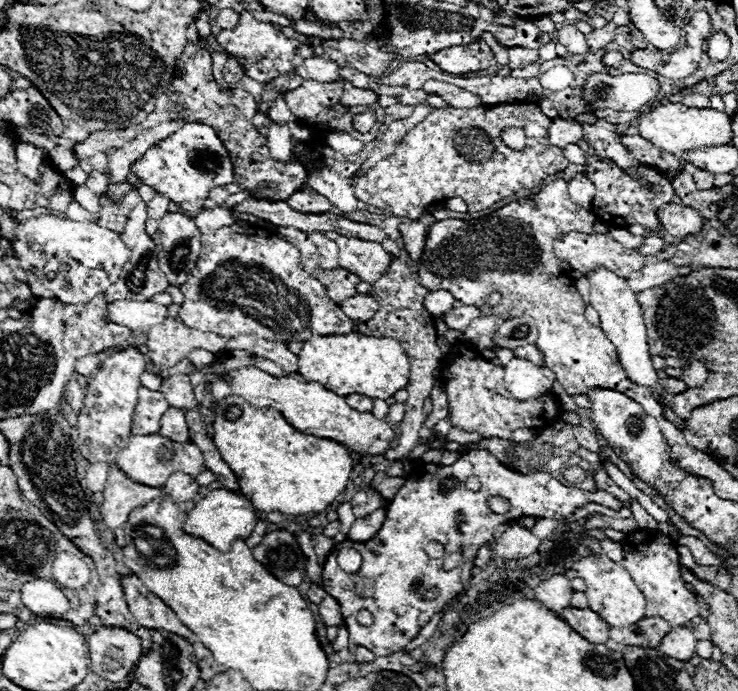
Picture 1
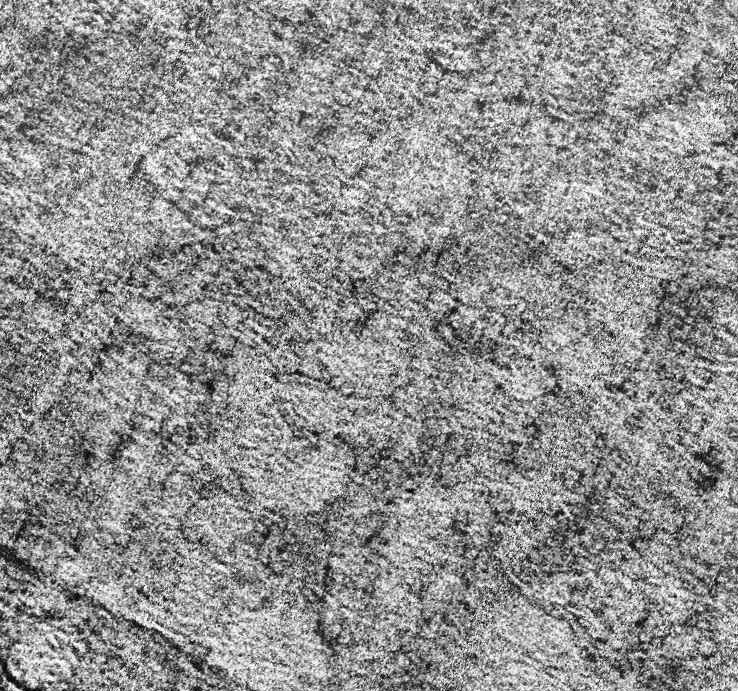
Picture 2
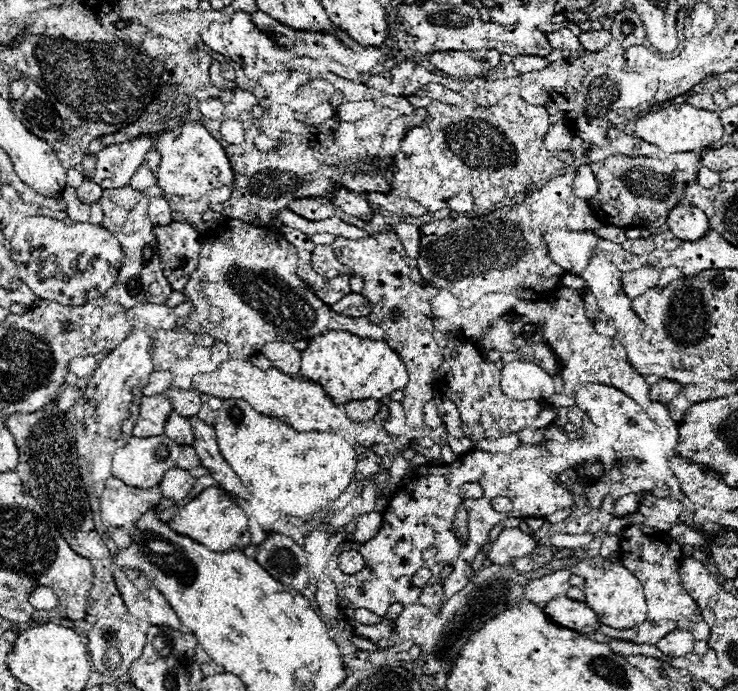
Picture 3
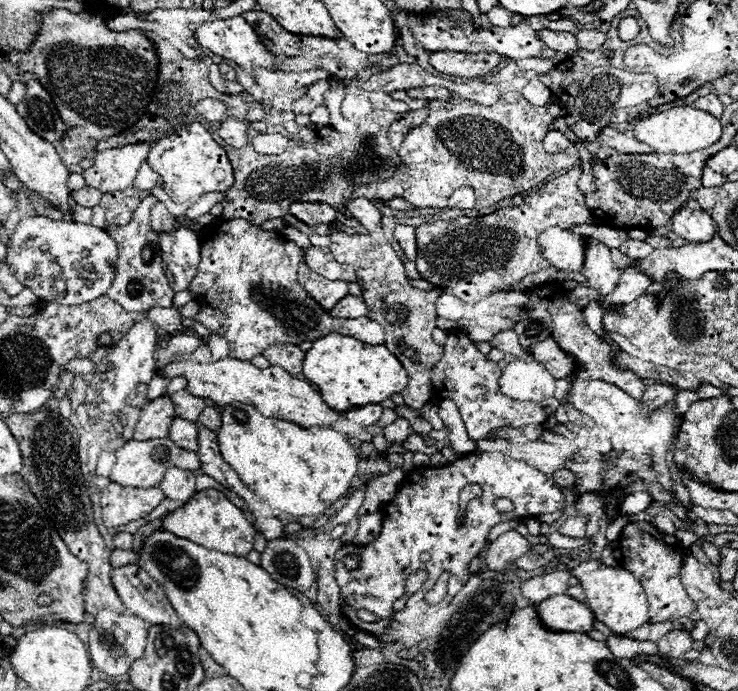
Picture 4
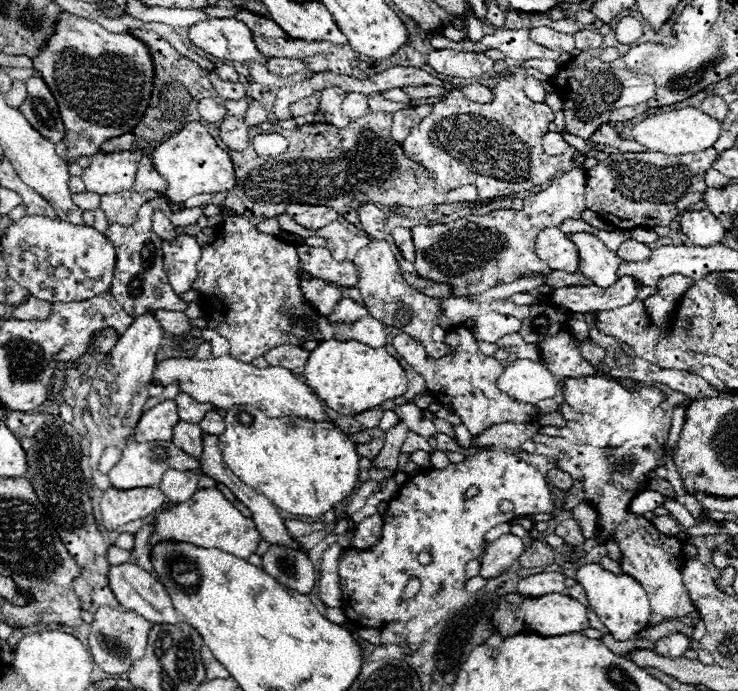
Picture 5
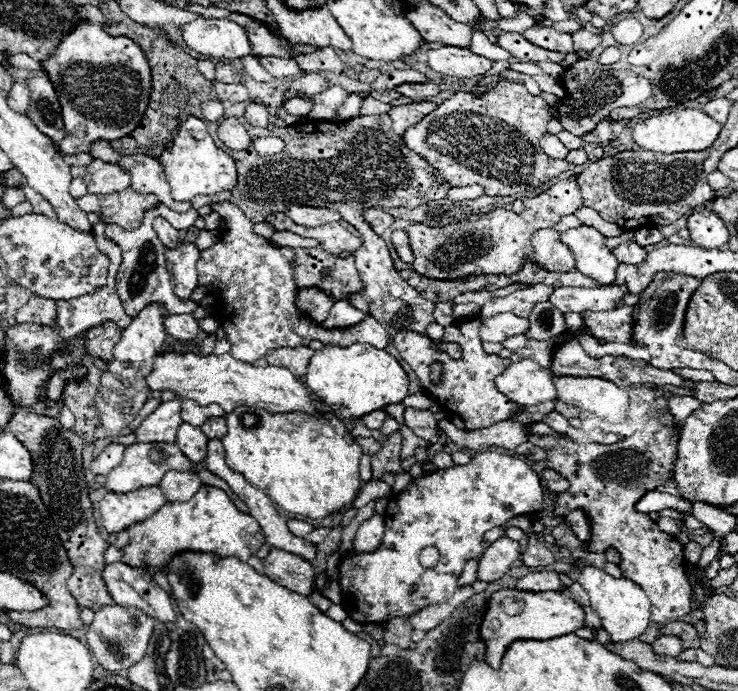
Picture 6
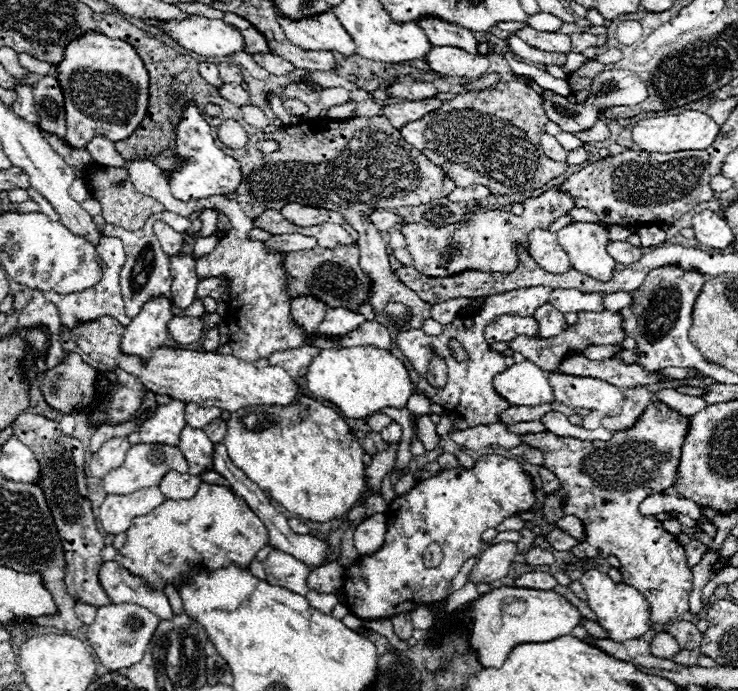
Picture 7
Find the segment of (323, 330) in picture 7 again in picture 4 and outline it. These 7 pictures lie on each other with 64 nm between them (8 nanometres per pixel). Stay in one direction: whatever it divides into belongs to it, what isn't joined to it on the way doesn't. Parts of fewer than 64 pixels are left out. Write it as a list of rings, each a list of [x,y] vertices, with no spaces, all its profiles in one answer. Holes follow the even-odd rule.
[[[348,294],[330,310],[330,314],[336,318],[360,318],[368,314],[368,306],[360,296]]]

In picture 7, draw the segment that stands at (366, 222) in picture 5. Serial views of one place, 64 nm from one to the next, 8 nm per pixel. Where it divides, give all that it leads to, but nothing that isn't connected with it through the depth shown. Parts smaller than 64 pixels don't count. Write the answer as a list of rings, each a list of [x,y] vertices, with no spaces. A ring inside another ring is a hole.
[[[374,210],[374,212],[370,214],[370,220],[374,222],[374,226],[376,226],[378,232],[386,232],[386,230],[392,228],[394,224],[402,222],[400,216],[396,216],[396,214],[388,212],[388,210]]]

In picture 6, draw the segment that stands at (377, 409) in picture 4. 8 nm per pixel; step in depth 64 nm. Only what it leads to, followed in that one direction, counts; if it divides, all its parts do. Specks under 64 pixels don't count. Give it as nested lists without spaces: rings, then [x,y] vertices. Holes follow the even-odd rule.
[[[374,410],[374,412],[366,414],[366,416],[364,416],[364,418],[360,418],[360,420],[364,422],[364,426],[366,426],[366,428],[370,428],[370,430],[378,430],[378,428],[382,426],[384,418],[386,418],[386,412],[384,412],[384,410]]]

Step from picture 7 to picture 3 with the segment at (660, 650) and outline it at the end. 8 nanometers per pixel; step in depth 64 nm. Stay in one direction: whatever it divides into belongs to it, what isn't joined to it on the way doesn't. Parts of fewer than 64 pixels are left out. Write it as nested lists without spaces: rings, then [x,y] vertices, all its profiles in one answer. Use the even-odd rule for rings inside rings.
[[[676,630],[676,632],[670,632],[668,636],[664,636],[660,642],[656,642],[656,646],[668,654],[668,656],[686,656],[688,652],[692,652],[692,646],[694,646],[694,638],[688,630]]]

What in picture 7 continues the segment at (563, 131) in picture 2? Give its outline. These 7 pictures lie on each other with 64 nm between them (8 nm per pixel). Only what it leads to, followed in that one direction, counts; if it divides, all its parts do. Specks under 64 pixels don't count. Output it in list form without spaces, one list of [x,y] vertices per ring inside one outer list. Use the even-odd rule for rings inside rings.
[[[542,134],[542,136],[540,136],[540,144],[542,144],[542,150],[546,152],[546,156],[550,156],[550,158],[554,158],[554,160],[560,160],[560,162],[566,162],[568,152],[560,146],[560,142],[558,142],[554,136]]]

